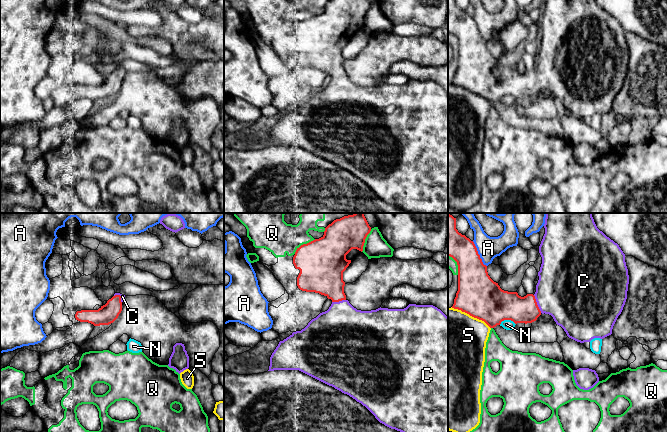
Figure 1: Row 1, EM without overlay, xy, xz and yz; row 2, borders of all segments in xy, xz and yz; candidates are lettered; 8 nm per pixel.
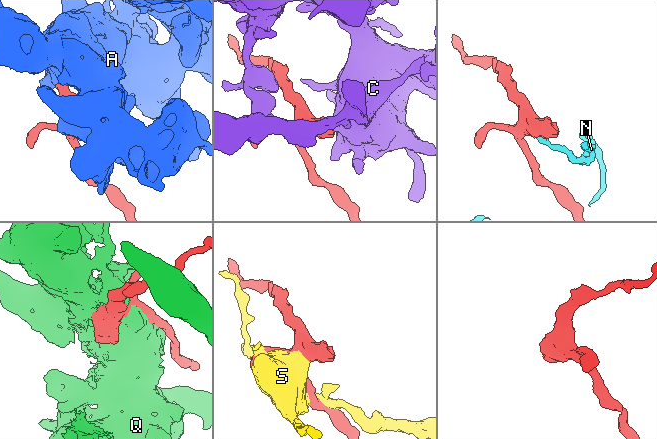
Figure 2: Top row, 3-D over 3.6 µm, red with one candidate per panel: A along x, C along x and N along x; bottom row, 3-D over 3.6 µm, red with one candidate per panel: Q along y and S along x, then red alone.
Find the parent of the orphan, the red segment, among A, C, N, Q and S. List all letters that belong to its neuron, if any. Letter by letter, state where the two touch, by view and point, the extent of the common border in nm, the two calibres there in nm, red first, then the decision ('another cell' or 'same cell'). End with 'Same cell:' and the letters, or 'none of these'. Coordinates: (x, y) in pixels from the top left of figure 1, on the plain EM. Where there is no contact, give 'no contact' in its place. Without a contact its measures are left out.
A: contact yz (478, 30); length 240 nm; calibres 280 and 180 nm; another cell
C: contact yz (536, 80); length 160 nm; calibres 220 and 440 nm; same cell
N: contact yz (507, 95); length 140 nm; calibres 320 and 80 nm; another cell
Q: contact xz (304, 20); length 200 nm; calibres 380 and 240 nm; another cell
S: contact yz (471, 91); length 360 nm; calibres 340 and 480 nm; another cell
Same cell: C

